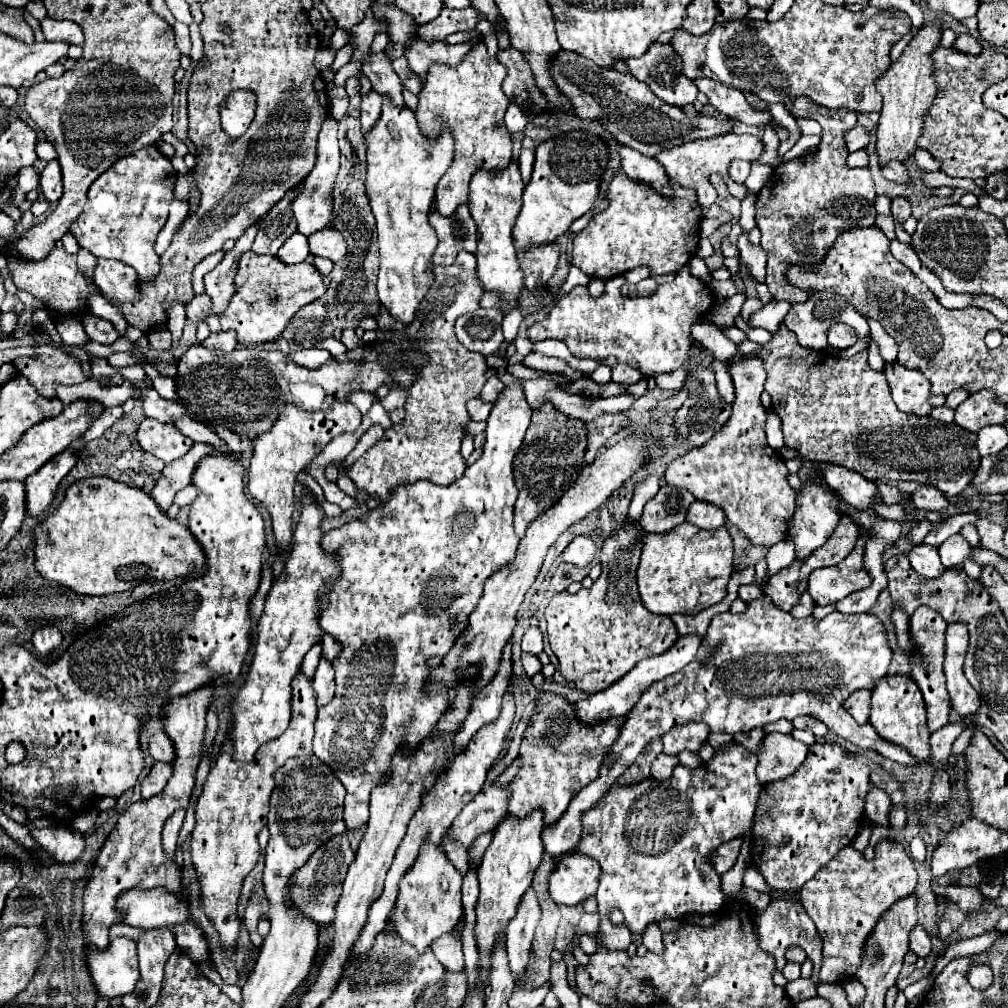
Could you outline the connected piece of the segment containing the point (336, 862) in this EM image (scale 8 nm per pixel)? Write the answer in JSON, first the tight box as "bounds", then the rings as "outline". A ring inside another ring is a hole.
{"bounds":[289,834,355,924],"outline":[[[345,834],[333,836],[327,840],[323,846],[315,850],[315,854],[307,860],[305,866],[301,866],[291,878],[291,888],[289,888],[289,902],[295,906],[295,910],[303,912],[317,924],[327,924],[333,918],[333,906],[341,894],[341,884],[347,874],[349,864],[355,860],[355,852],[349,846],[349,840]]]}

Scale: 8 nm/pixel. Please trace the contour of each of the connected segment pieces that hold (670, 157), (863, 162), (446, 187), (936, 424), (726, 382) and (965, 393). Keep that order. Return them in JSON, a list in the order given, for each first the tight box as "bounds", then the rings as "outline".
[{"bounds":[655,134,765,216],"outline":[[[725,134],[725,136],[715,136],[715,138],[707,138],[707,140],[695,140],[695,142],[687,142],[683,146],[677,146],[675,150],[667,150],[667,154],[657,154],[655,160],[659,160],[669,178],[675,180],[679,186],[683,188],[689,188],[697,194],[697,202],[701,206],[701,214],[705,216],[709,212],[709,206],[717,200],[717,190],[711,188],[711,182],[709,182],[709,176],[713,174],[723,174],[725,183],[730,186],[730,194],[743,201],[747,196],[748,190],[743,184],[736,183],[728,173],[729,162],[735,160],[735,158],[741,158],[741,160],[759,160],[765,152],[765,144],[761,138],[755,138],[751,134]]]},{"bounds":[847,148,869,168],"outline":[[[863,148],[863,150],[859,150],[859,152],[851,152],[849,158],[847,158],[847,164],[849,164],[851,168],[855,168],[855,166],[867,166],[867,164],[869,164],[869,150]]]},{"bounds":[417,42,513,216],"outline":[[[477,42],[463,62],[457,66],[431,64],[425,86],[419,92],[417,120],[427,136],[437,136],[441,130],[439,120],[445,120],[453,132],[455,158],[437,188],[437,210],[451,216],[459,204],[467,204],[469,180],[477,168],[503,168],[513,156],[513,142],[503,124],[509,100],[503,92],[507,68],[489,56],[483,42]]]},{"bounds":[743,322,981,496],"outline":[[[781,322],[771,342],[761,344],[757,352],[745,354],[743,358],[763,360],[767,372],[765,390],[771,396],[773,410],[783,420],[785,446],[797,450],[803,458],[811,462],[845,466],[873,482],[915,480],[919,484],[939,488],[945,496],[955,496],[967,484],[971,484],[981,458],[975,446],[977,434],[935,418],[919,418],[915,414],[901,412],[891,398],[891,390],[887,390],[883,372],[877,372],[867,364],[867,350],[851,356],[849,360],[835,360],[835,356],[827,352],[801,346],[795,334]]]},{"bounds":[715,362,735,404],"outline":[[[723,362],[715,364],[715,378],[717,378],[717,389],[719,394],[721,394],[721,398],[727,404],[733,404],[735,399],[733,380],[731,380],[731,374],[727,372]]]},{"bounds":[947,388,969,408],"outline":[[[957,388],[957,390],[953,390],[949,396],[947,396],[947,404],[951,406],[951,408],[957,408],[961,402],[965,402],[969,398],[969,390],[965,390],[965,388]]]}]

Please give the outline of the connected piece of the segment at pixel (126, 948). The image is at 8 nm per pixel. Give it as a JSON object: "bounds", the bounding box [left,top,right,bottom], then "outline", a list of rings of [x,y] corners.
{"bounds":[87,938,141,998],"outline":[[[129,938],[111,940],[103,952],[91,950],[87,966],[97,992],[107,998],[129,994],[141,980],[137,944]]]}

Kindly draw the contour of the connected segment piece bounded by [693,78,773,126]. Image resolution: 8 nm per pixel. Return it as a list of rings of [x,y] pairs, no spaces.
[[[701,78],[699,82],[693,82],[693,84],[703,94],[707,94],[707,98],[715,106],[715,110],[723,112],[729,120],[743,122],[743,124],[749,124],[749,126],[767,126],[767,124],[773,122],[771,114],[753,110],[749,106],[749,102],[745,100],[743,92],[739,92],[735,88],[723,86],[719,82],[715,82],[715,80],[709,80],[709,78]]]

